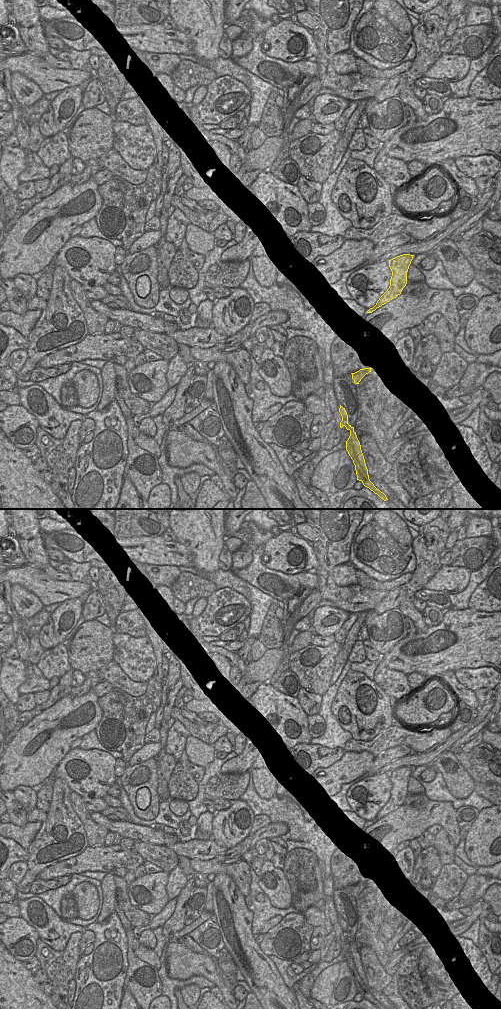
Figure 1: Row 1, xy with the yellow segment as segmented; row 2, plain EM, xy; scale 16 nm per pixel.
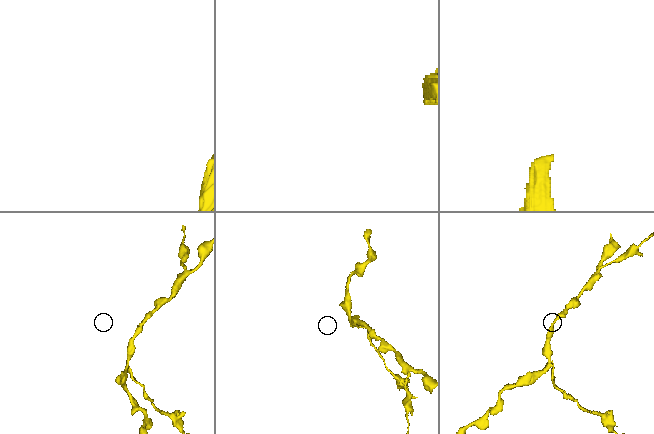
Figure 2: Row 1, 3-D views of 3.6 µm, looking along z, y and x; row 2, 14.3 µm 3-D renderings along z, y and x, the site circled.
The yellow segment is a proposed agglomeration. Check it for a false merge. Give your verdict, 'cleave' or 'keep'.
cleave

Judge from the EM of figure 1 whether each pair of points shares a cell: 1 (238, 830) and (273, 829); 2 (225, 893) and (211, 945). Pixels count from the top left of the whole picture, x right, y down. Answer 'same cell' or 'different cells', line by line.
1: different cells
2: different cells

